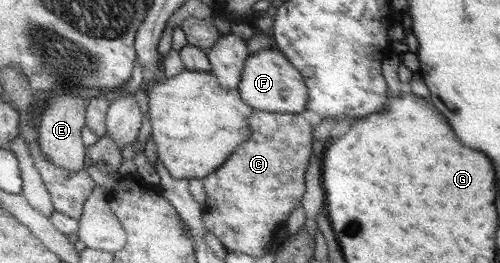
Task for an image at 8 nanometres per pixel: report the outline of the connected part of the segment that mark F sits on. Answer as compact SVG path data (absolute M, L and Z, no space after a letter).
M262 49L248 55L244 61L241 80L237 90L242 102L249 104L254 110L269 113L302 113L308 102L308 87L304 86L301 73L285 55L274 49Z

